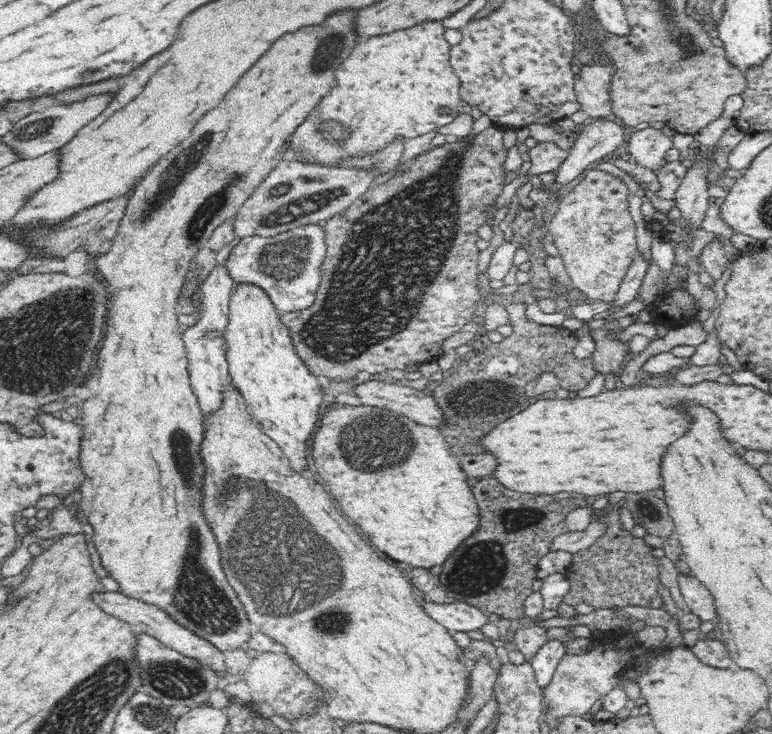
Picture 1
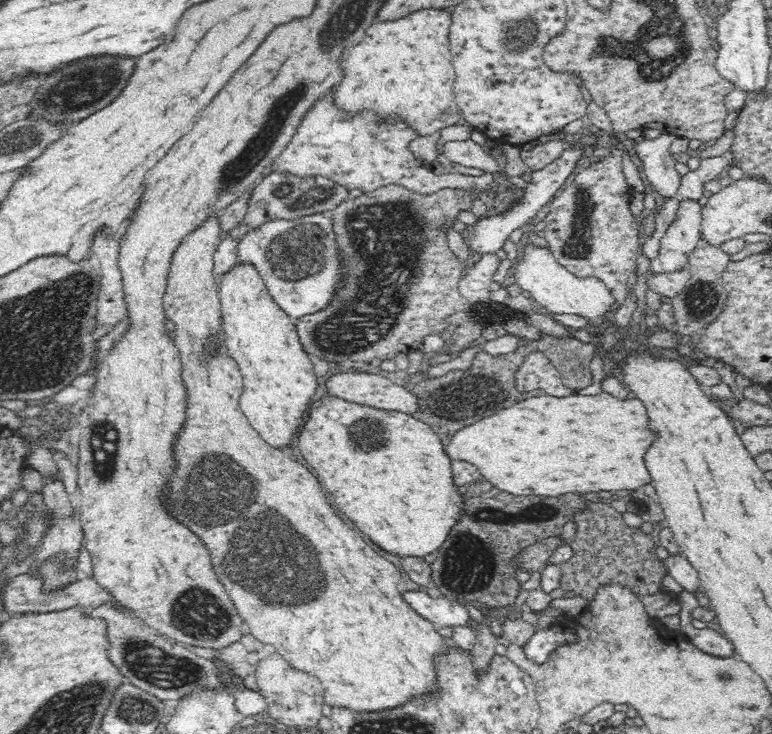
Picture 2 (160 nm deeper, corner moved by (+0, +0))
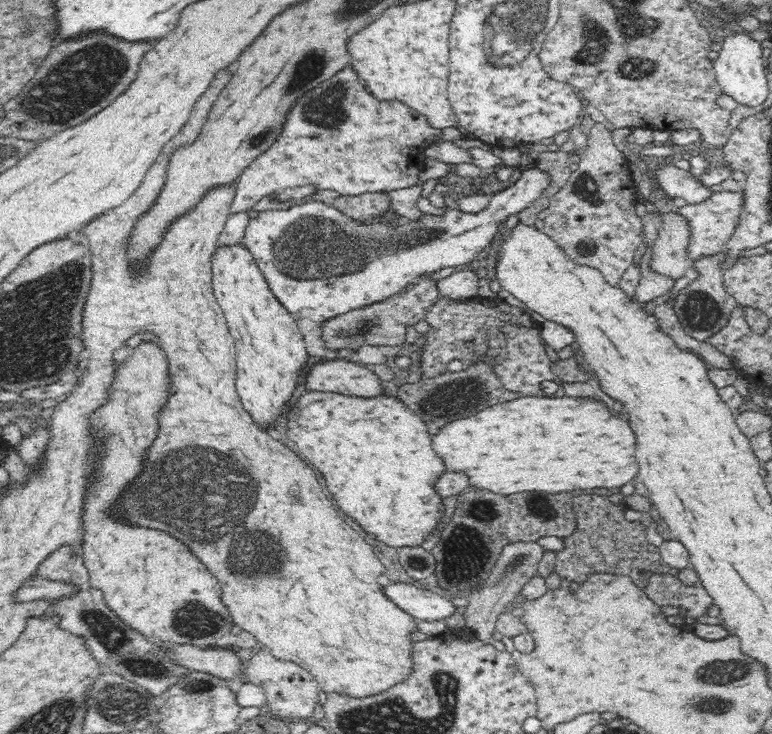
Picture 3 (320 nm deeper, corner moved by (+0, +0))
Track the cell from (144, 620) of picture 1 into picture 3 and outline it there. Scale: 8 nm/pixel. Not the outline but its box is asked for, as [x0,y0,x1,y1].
[16,578,77,602]

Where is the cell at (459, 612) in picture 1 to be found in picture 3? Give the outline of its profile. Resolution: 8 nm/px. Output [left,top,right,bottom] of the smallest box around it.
[382,581,455,621]

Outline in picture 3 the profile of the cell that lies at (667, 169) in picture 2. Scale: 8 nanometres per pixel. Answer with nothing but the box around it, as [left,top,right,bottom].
[654,165,714,204]

